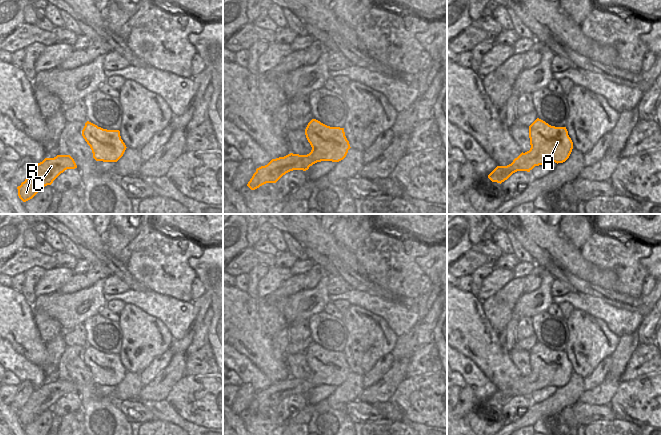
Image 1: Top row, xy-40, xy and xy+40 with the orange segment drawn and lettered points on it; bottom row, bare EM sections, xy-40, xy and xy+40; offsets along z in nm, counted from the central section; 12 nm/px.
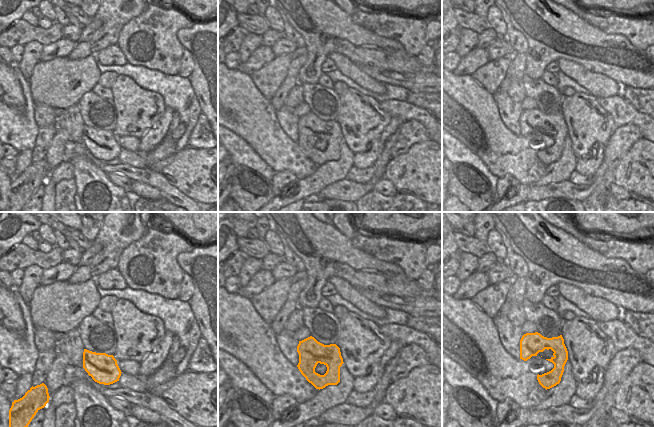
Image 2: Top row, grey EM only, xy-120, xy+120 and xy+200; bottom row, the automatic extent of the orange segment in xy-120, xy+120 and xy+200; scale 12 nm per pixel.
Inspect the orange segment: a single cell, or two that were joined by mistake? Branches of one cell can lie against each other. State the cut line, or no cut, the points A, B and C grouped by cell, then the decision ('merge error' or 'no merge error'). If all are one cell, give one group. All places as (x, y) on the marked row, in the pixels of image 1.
cut none; groups A B C; no merge error

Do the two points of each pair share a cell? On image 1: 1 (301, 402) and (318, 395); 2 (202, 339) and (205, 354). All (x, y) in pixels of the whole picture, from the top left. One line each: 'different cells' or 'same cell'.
1: different cells
2: different cells

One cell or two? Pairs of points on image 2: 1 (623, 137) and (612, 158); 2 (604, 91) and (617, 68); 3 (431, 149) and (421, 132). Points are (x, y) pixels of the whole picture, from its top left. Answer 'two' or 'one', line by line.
1: one
2: two
3: two

